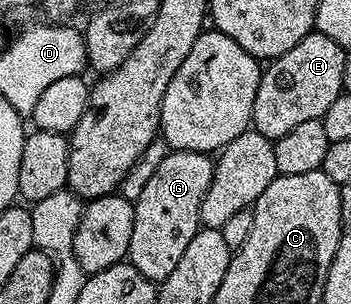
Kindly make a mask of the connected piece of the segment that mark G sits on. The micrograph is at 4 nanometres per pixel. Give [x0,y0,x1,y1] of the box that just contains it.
[127,150,215,285]

